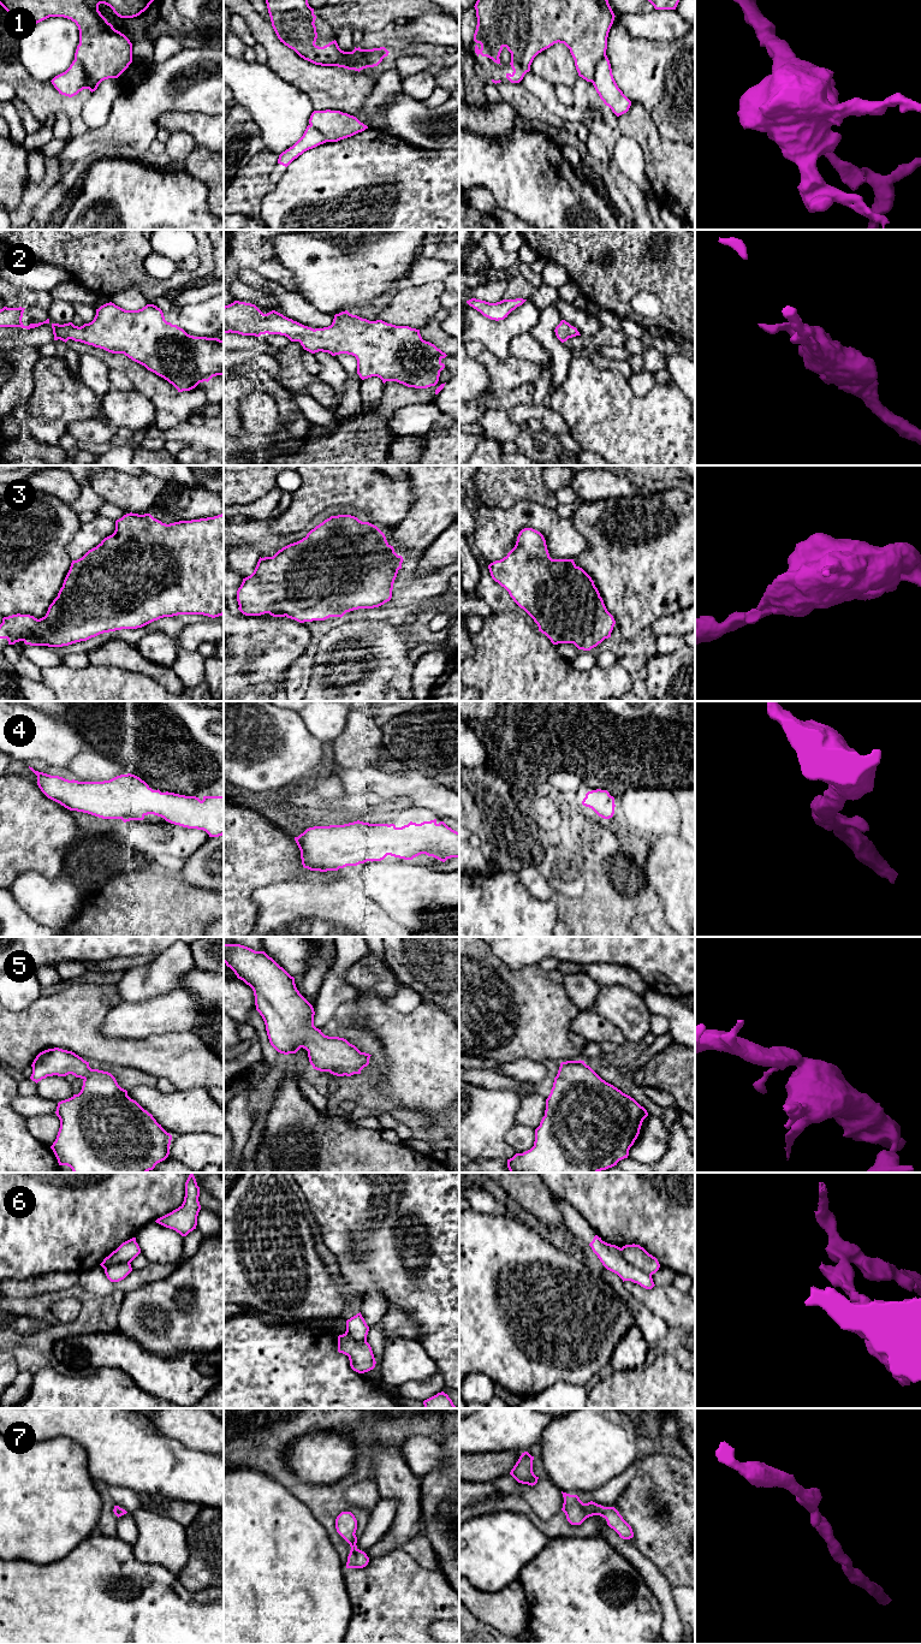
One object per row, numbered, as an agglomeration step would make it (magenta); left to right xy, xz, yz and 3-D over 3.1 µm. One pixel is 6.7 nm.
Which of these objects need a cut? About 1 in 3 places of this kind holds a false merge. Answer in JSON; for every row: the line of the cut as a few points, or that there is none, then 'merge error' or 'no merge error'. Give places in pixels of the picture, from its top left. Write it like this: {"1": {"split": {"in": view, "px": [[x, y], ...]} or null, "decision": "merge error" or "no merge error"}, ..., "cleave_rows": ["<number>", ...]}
{"1": {"split": {"in": "xy", "px": [[75, 58], [97, 84]]}, "decision": "merge error"}, "2": {"split": null, "decision": "no merge error"}, "3": {"split": null, "decision": "no merge error"}, "4": {"split": null, "decision": "no merge error"}, "5": {"split": null, "decision": "no merge error"}, "6": {"split": {"in": "yz", "px": [[621, 1248], [622, 1256], [629, 1263], [651, 1275]]}, "decision": "merge error"}, "7": {"split": null, "decision": "no merge error"}, "cleave_rows": ["1", "6"]}

